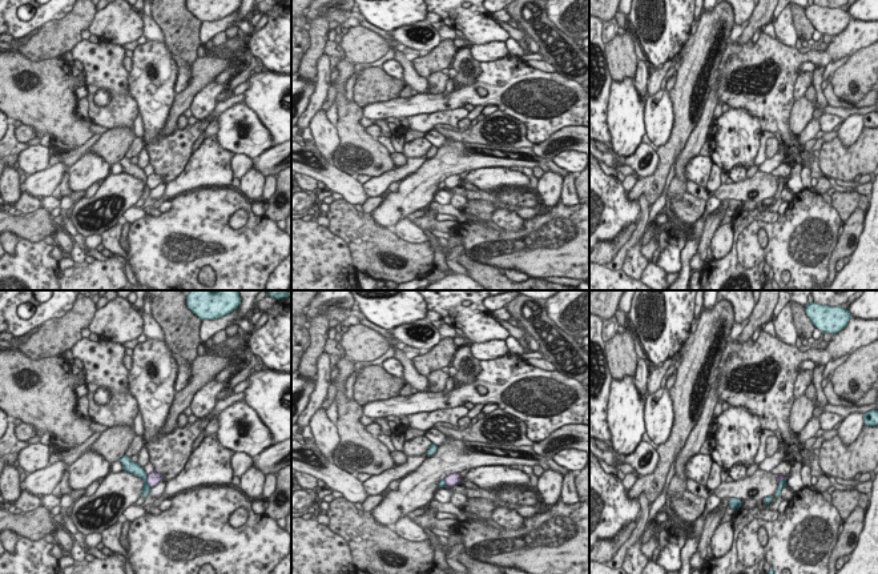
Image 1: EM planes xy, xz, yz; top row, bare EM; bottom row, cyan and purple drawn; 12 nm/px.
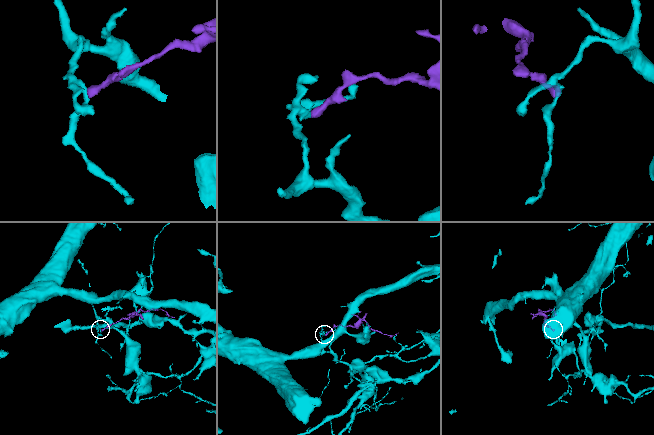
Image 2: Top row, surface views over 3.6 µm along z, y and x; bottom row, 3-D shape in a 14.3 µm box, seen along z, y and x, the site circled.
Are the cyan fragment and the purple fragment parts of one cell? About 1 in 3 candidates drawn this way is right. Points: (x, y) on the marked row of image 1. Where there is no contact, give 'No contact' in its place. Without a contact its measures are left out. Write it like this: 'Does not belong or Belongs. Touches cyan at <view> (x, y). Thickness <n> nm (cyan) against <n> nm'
Does not belong. Touches cyan at xy (145, 481). Thickness 140 nm (cyan) against 160 nm

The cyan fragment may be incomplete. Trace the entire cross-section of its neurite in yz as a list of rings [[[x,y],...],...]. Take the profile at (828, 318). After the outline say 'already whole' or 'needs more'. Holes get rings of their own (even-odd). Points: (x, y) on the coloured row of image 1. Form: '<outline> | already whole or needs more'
[[[815,301],[805,305],[805,312],[814,328],[818,328],[822,333],[829,332],[830,334],[838,333],[851,318],[849,310],[841,305],[829,306],[817,304]]] | already whole

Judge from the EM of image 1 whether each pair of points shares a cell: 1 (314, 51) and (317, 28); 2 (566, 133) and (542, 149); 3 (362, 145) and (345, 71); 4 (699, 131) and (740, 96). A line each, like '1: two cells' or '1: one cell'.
1: one cell
2: one cell
3: one cell
4: two cells

